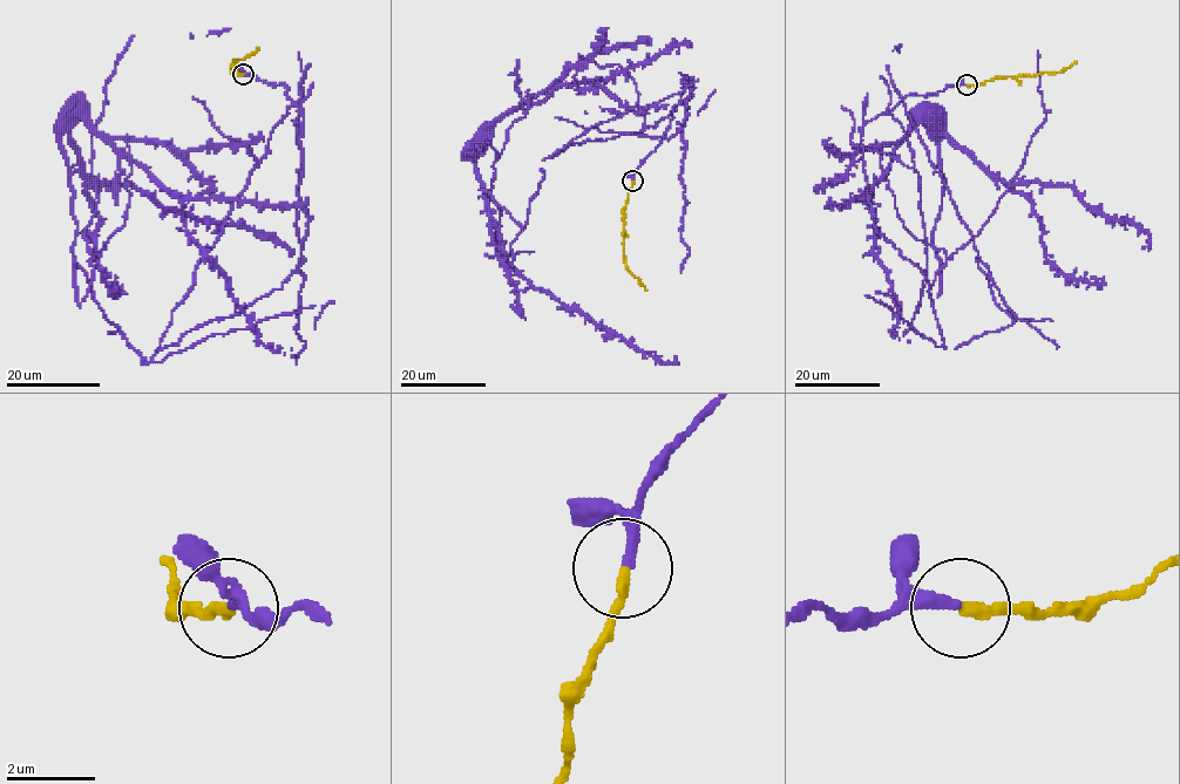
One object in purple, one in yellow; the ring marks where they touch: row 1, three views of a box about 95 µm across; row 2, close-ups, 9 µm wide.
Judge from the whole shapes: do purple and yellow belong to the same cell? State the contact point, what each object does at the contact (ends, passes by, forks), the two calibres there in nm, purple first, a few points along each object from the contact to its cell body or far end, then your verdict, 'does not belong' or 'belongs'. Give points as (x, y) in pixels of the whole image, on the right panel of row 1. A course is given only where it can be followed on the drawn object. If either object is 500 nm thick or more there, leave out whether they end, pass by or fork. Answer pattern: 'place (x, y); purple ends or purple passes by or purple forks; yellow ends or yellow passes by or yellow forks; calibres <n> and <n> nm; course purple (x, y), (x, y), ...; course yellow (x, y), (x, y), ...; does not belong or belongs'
place (967, 84); purple ends; yellow ends; calibres 260 and 240 nm; course purple (967, 86), (890, 113), (938, 347), (893, 315), (870, 188), (917, 123), (1009, 186), (948, 257), (876, 141); course yellow (967, 86), (978, 86), (996, 77), (1060, 73), (1077, 61); belongs

